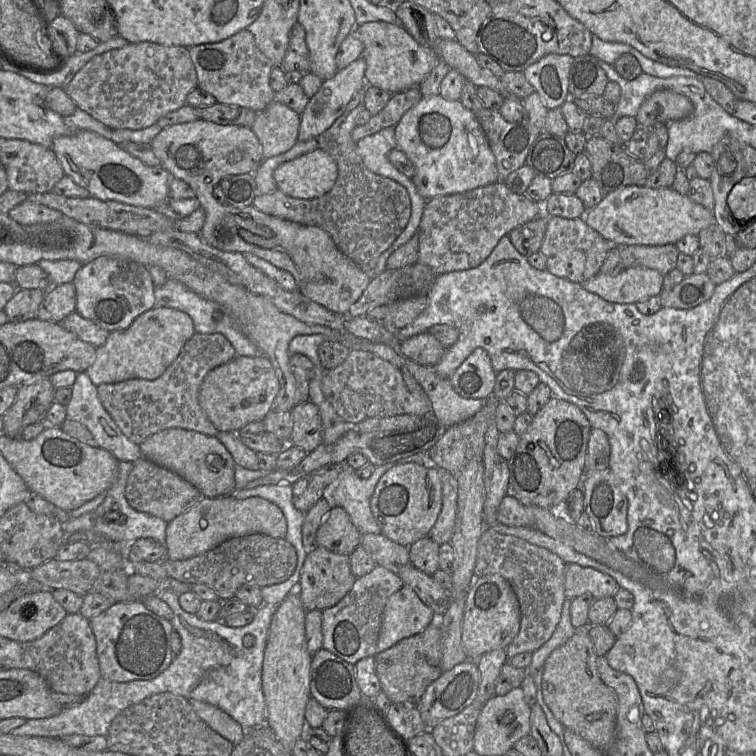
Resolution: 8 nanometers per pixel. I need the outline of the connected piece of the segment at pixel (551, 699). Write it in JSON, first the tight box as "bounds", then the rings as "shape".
{"bounds":[542,629,618,752],"shape":[[[577,629],[566,643],[556,648],[546,659],[542,696],[565,729],[579,734],[597,750],[606,752],[615,740],[618,698],[615,691],[602,682],[597,658],[587,629]]]}

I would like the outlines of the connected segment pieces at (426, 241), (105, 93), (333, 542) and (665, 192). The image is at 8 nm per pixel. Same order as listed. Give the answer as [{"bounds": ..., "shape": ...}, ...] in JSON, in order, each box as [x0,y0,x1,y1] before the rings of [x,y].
[{"bounds":[417,181,543,275],"shape":[[[503,181],[462,193],[434,197],[427,200],[417,231],[417,263],[428,266],[436,275],[475,268],[487,259],[503,236],[542,213],[543,204],[532,201],[525,194],[516,194]]]},{"bounds":[65,42,197,130],"shape":[[[140,42],[93,57],[75,74],[65,91],[79,109],[103,124],[111,128],[138,130],[155,124],[162,116],[185,105],[187,95],[197,86],[196,70],[187,47]]]},{"bounds":[316,505,361,556],"shape":[[[333,505],[316,532],[316,546],[350,556],[360,545],[361,537],[345,509]]]},{"bounds":[584,185,714,246],"shape":[[[629,185],[606,194],[598,205],[587,210],[584,221],[604,239],[616,246],[660,246],[676,244],[686,235],[698,235],[703,229],[714,224],[714,215],[712,210],[692,201],[687,195],[678,193],[672,187],[649,188],[647,186]]]}]

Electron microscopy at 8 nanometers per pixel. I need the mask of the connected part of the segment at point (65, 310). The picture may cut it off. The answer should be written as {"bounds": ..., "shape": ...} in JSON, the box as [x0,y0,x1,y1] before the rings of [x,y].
{"bounds":[37,283,76,323],"shape":[[[73,283],[53,285],[45,293],[37,318],[60,323],[74,311],[76,311],[76,291]]]}

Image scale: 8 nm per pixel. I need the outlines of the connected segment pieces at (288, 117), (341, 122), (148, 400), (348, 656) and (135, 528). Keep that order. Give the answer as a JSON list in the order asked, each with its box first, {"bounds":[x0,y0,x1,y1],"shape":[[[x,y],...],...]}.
[{"bounds":[251,101,300,159],"shape":[[[277,101],[259,112],[251,129],[262,146],[264,159],[291,149],[297,142],[299,125],[300,115]]]},{"bounds":[252,85,411,279],"shape":[[[364,85],[360,88],[347,105],[343,115],[316,138],[318,148],[328,153],[337,164],[338,176],[331,190],[321,197],[305,200],[290,197],[277,189],[271,194],[256,195],[252,206],[274,217],[323,229],[330,235],[337,248],[372,279],[376,277],[374,276],[374,269],[380,255],[393,244],[406,228],[411,216],[411,202],[407,190],[402,185],[389,178],[372,173],[365,167],[357,153],[357,144],[352,139],[352,131],[356,127],[355,121],[358,114],[365,109],[363,98],[368,86],[371,85]]]},{"bounds":[97,332,235,445],"shape":[[[195,332],[159,378],[100,384],[97,386],[98,397],[122,433],[137,445],[147,437],[168,428],[183,428],[216,436],[219,431],[199,406],[198,392],[205,376],[211,370],[235,357],[235,349],[222,334]]]},{"bounds":[322,565,403,665],"shape":[[[376,565],[368,574],[356,578],[352,589],[339,603],[322,611],[323,648],[352,665],[363,658],[375,657],[378,654],[377,643],[385,605],[389,597],[403,585],[397,574],[379,565]]]},{"bounds":[63,461,168,546],"shape":[[[119,461],[118,477],[116,482],[106,492],[106,497],[102,504],[92,512],[77,518],[70,518],[68,522],[63,523],[63,531],[67,534],[72,534],[78,531],[91,530],[104,540],[123,543],[126,546],[137,539],[150,538],[165,546],[168,523],[158,517],[135,510],[126,500],[125,488],[132,467],[133,462]]]}]

